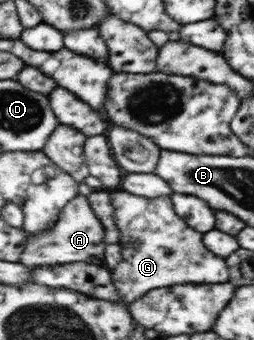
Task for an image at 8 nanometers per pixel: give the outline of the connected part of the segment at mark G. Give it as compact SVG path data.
M115 189L112 193L112 205L114 220L120 231L118 243L121 246L121 260L110 271L121 302L130 305L150 290L175 284L222 284L229 280L226 262L206 250L206 246L202 244L202 234L192 230L190 225L175 213L172 200L168 196L146 198Z

